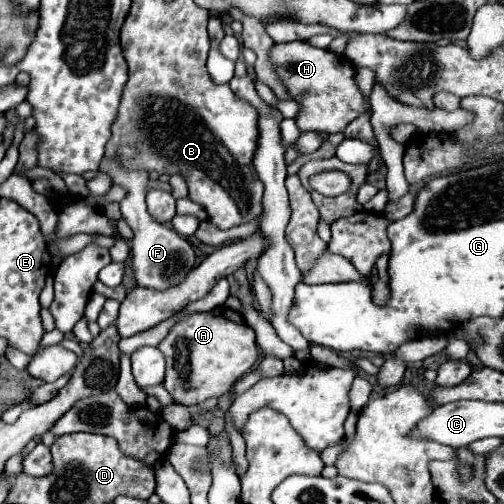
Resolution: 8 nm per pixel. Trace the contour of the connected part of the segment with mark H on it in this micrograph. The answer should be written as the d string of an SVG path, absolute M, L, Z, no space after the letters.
M305 41L281 43L271 47L271 61L275 63L275 73L279 75L281 83L285 83L289 97L301 105L295 117L301 131L343 131L369 107L353 79L355 67L347 59L331 55L327 49L311 47Z

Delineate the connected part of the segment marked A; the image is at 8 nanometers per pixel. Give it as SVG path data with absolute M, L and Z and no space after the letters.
M217 307L207 313L191 313L183 317L157 347L167 359L163 385L173 401L181 405L199 405L209 397L225 395L233 383L255 367L259 359L253 329L229 307Z

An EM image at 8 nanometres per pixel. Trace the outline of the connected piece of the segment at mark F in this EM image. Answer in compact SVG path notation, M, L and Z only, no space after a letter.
M103 159L101 171L113 177L113 183L127 187L127 197L121 201L121 215L127 221L127 225L133 229L131 239L131 255L133 255L133 275L139 287L147 289L167 289L175 287L175 283L181 283L187 277L187 271L195 267L195 251L191 243L183 237L179 237L173 229L157 223L151 219L145 207L145 185L149 181L147 171L123 171L115 167L113 161Z

